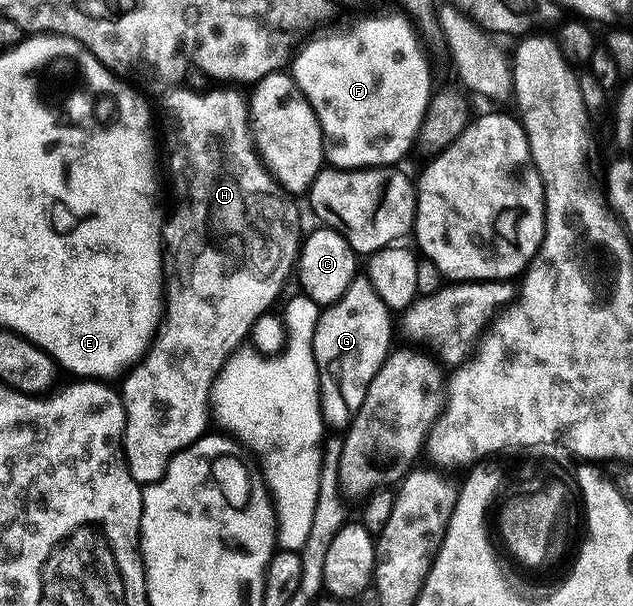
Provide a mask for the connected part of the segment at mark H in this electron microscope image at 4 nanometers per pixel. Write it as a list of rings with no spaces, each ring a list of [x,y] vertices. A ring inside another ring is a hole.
[[[185,85],[176,89],[169,89],[164,92],[165,98],[165,123],[169,126],[169,147],[173,152],[169,155],[169,179],[173,182],[173,187],[177,190],[177,208],[173,211],[173,216],[168,216],[167,231],[173,234],[173,248],[168,248],[163,259],[163,314],[160,316],[160,326],[156,329],[153,337],[153,344],[146,351],[138,362],[128,368],[127,374],[120,380],[119,394],[125,403],[125,437],[123,446],[125,448],[125,460],[129,466],[131,477],[142,485],[157,483],[163,477],[171,457],[175,457],[186,447],[196,443],[202,435],[206,434],[205,427],[211,423],[211,396],[213,394],[213,383],[217,380],[225,363],[232,357],[233,352],[238,350],[250,338],[250,331],[253,323],[261,315],[268,312],[281,295],[281,290],[285,287],[285,282],[291,279],[295,271],[297,253],[303,238],[300,229],[297,211],[289,208],[291,196],[272,174],[267,170],[255,142],[249,120],[249,105],[246,96],[240,95],[237,91],[228,91],[228,86],[217,85],[214,91],[188,91]]]

